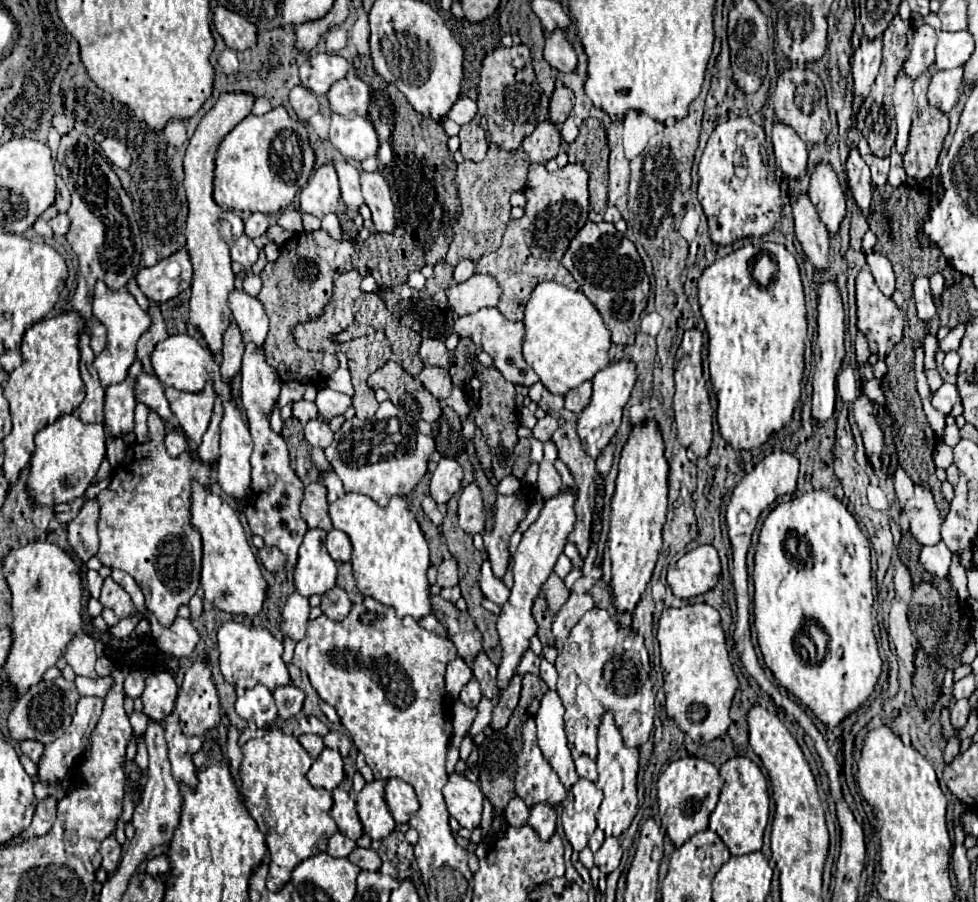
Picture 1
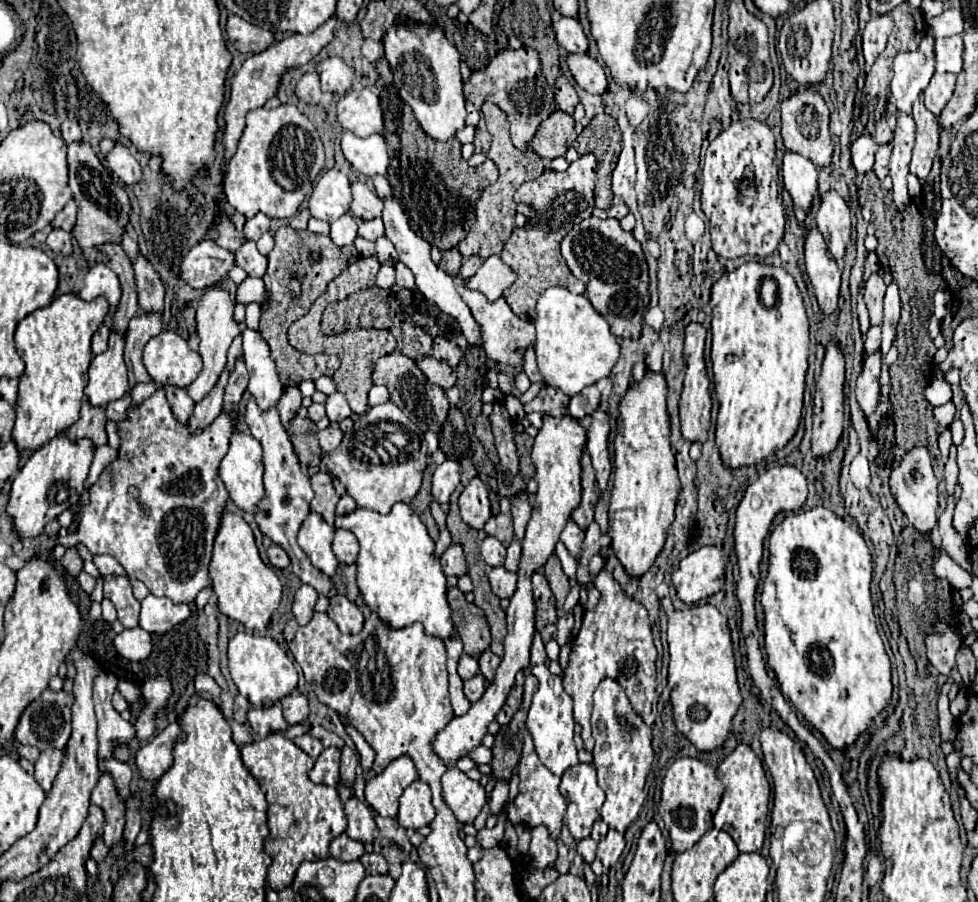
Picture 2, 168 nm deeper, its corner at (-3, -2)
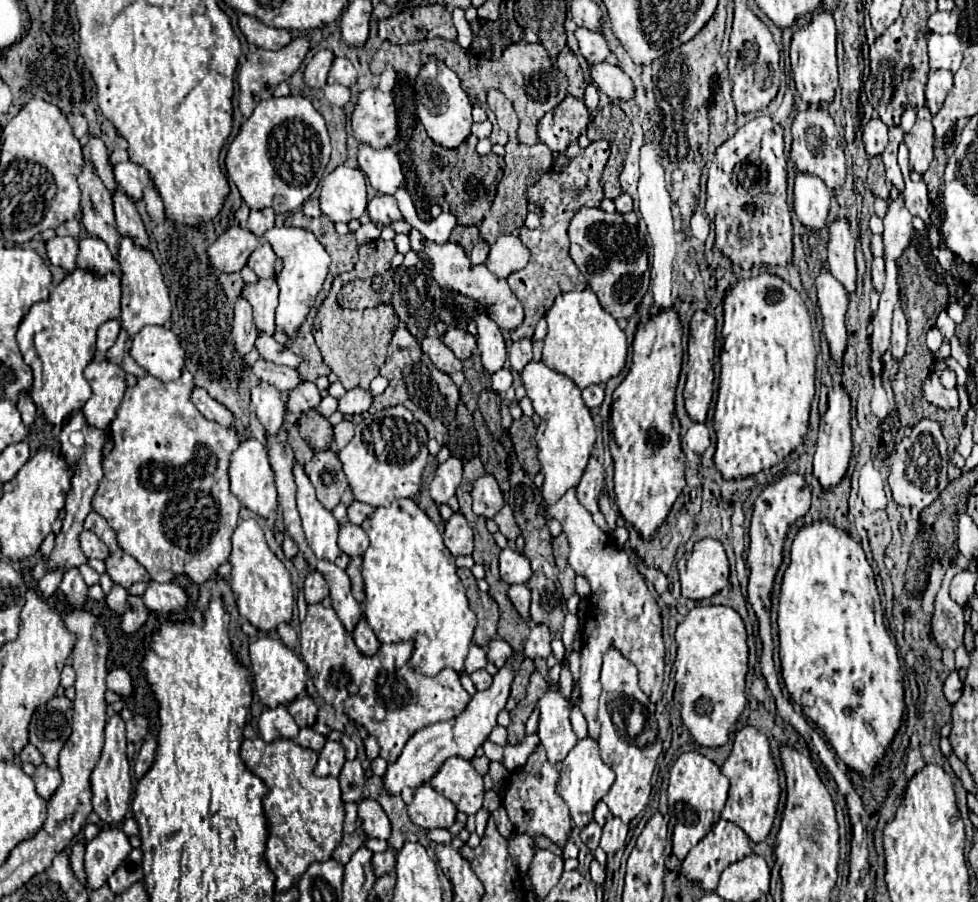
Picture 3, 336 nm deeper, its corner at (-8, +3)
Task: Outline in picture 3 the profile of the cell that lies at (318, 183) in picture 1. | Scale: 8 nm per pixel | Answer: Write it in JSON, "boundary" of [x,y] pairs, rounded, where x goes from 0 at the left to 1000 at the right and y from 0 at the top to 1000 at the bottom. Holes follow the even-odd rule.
{"boundary":[[[346,184],[329,202],[327,231],[339,246],[366,244],[374,235],[374,200],[368,186]]]}

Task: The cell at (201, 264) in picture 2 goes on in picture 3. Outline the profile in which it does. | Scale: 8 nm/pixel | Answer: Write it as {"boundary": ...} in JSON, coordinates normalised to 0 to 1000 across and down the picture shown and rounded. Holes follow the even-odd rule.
{"boundary":[[[237,251],[223,262],[223,266],[213,275],[213,282],[219,297],[227,302],[245,302],[262,273],[266,273],[264,262],[245,251]]]}

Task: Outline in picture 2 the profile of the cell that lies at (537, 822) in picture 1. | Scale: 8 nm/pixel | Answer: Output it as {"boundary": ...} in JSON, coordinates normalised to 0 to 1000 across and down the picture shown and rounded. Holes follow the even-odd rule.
{"boundary":[[[551,915],[543,919],[543,939],[539,946],[539,955],[549,963],[559,963],[570,952],[570,935],[561,928],[559,917]]]}

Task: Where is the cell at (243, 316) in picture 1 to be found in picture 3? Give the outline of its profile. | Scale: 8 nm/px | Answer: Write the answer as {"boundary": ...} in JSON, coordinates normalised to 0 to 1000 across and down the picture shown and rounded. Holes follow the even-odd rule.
{"boundary":[[[264,428],[258,432],[258,452],[276,483],[282,483],[290,468],[290,448],[280,428]]]}

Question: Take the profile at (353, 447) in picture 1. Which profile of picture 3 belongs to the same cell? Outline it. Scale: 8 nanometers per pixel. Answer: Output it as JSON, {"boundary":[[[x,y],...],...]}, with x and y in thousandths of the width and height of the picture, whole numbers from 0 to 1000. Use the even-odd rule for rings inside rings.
{"boundary":[[[413,450],[395,452],[364,472],[364,483],[360,490],[354,497],[346,499],[362,552],[382,563],[399,561],[405,552],[421,552],[429,541],[431,521],[436,519],[436,490],[436,475],[423,466],[421,457]],[[378,475],[389,475],[393,490],[389,490]]]}

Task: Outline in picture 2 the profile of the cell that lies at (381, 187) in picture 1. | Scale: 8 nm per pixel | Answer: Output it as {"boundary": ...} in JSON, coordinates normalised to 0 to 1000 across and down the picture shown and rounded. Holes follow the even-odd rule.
{"boundary":[[[392,218],[392,249],[394,249],[394,263],[404,272],[404,276],[408,278],[408,289],[412,289],[424,305],[424,314],[426,314],[426,320],[439,331],[443,334],[453,347],[459,347],[461,351],[465,351],[471,360],[471,367],[475,371],[475,376],[480,378],[480,382],[490,382],[490,363],[486,358],[486,354],[482,351],[482,345],[480,340],[473,336],[471,327],[467,325],[467,318],[465,318],[465,312],[463,307],[459,307],[455,300],[449,300],[449,296],[441,289],[441,272],[430,265],[424,256],[420,256],[418,252],[418,245],[416,245],[416,238],[412,236],[410,227],[406,221],[402,218]]]}

